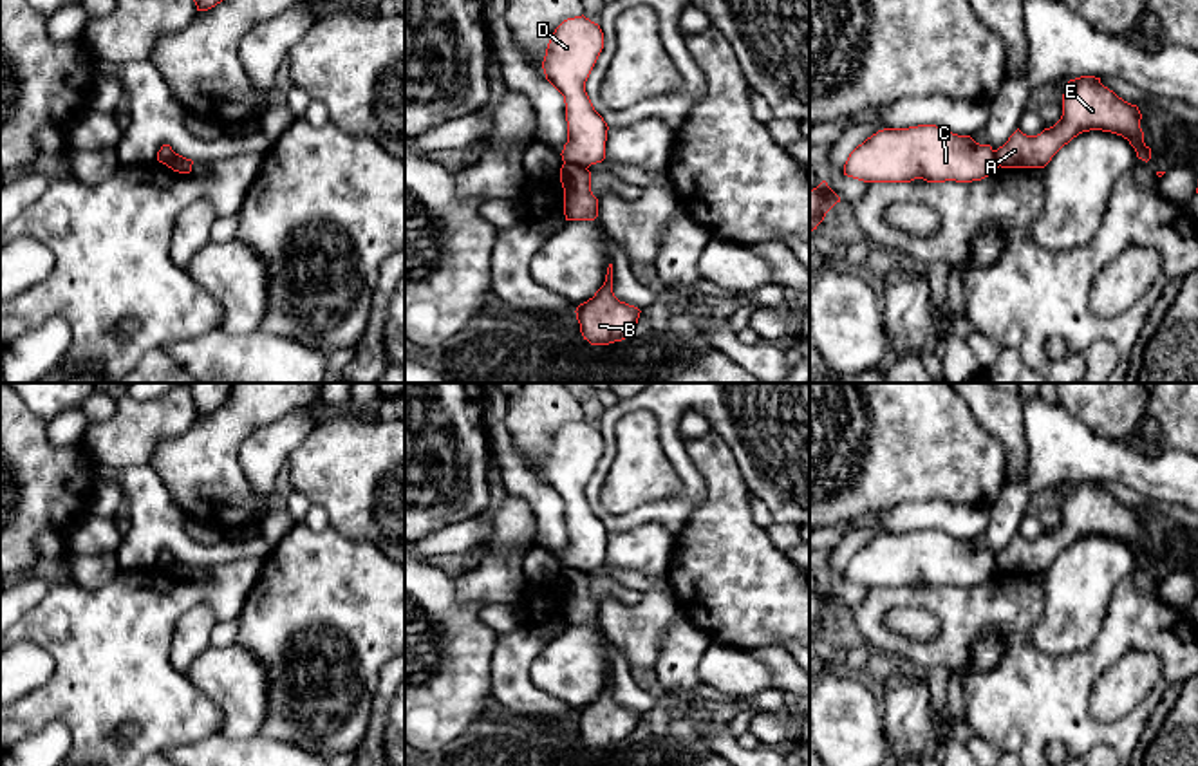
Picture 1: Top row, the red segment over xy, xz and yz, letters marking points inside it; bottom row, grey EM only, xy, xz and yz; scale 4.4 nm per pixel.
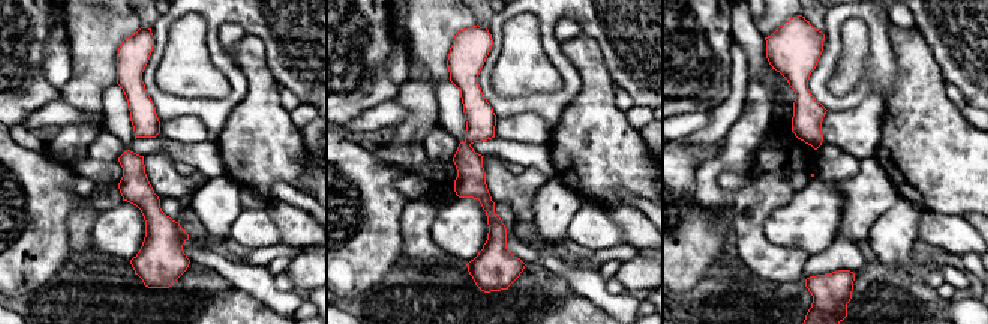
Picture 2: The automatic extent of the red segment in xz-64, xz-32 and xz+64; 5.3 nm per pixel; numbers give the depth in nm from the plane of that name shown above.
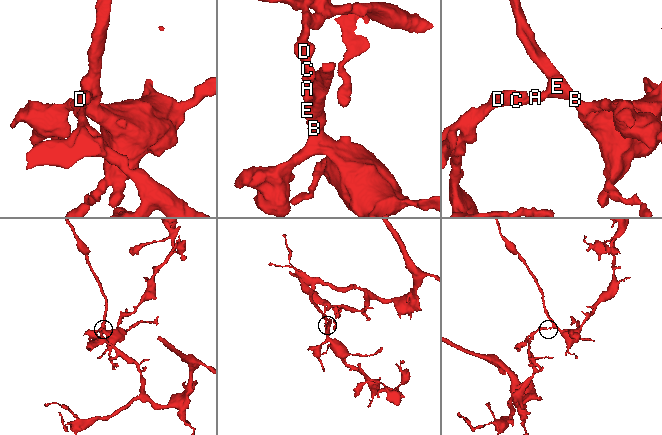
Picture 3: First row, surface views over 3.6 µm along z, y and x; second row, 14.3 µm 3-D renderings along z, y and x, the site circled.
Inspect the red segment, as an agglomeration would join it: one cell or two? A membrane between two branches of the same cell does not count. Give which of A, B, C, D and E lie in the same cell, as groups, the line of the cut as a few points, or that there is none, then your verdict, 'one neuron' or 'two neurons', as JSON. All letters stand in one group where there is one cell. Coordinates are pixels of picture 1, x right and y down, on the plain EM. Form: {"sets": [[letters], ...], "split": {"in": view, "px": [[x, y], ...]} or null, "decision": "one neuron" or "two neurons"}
{"sets": [["A", "B", "E"], ["C", "D"]], "split": {"in": "xz", "px": [[564, 566], [586, 573]]}, "decision": "two neurons"}

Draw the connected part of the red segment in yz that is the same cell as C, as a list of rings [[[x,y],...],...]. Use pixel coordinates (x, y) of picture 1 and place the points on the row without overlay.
[[[936,529],[884,533],[858,549],[844,580],[864,587],[972,587],[999,573],[990,549]]]

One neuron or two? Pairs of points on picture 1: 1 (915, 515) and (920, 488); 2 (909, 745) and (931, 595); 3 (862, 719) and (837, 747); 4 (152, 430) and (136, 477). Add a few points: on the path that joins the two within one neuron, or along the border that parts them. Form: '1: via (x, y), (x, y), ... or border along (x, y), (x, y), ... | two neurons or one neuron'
1: border along (962, 503), (904, 503), (877, 512) | two neurons
2: border along (909, 672), (924, 674) | two neurons
3: via (855, 727), (844, 739) | one neuron
4: border along (147, 463), (98, 467) | two neurons

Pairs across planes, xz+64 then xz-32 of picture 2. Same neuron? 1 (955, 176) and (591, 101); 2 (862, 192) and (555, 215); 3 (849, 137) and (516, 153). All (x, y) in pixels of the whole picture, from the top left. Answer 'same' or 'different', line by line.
1: same
2: different
3: different

